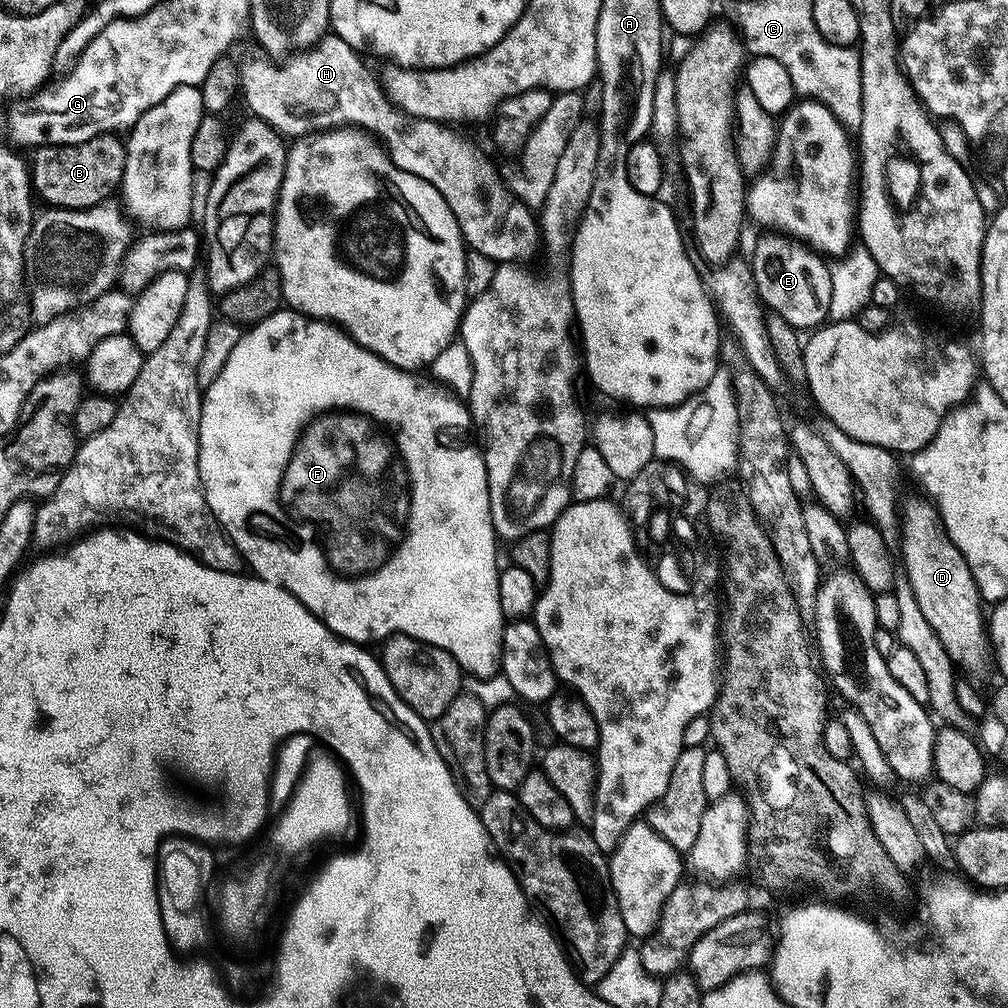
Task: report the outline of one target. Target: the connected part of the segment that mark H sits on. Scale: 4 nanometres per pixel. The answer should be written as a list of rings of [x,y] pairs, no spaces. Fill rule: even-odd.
[[[326,34],[311,48],[297,51],[279,62],[260,56],[239,65],[239,87],[252,111],[249,113],[265,120],[281,136],[309,135],[314,128],[312,119],[315,116],[336,116],[337,125],[358,128],[373,137],[396,128],[400,109],[384,93],[377,73],[375,76],[364,65],[365,57],[342,37]]]

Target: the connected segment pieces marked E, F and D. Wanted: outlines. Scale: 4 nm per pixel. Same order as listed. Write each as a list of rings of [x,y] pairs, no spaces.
[[[764,234],[764,237],[761,238],[760,241],[756,244],[756,249],[752,252],[752,258],[750,257],[750,265],[751,265],[751,274],[753,276],[753,282],[756,287],[756,295],[760,298],[761,301],[775,315],[781,316],[782,318],[786,318],[786,322],[790,322],[790,326],[797,330],[805,330],[804,328],[808,328],[807,330],[815,330],[821,325],[825,323],[829,319],[828,311],[830,310],[830,296],[832,290],[831,284],[831,270],[827,263],[824,264],[825,257],[821,255],[821,253],[811,249],[807,244],[787,235],[787,234]]]
[[[287,306],[281,307],[280,311],[270,314],[262,322],[251,325],[241,335],[238,346],[230,350],[230,358],[226,358],[226,366],[222,366],[222,374],[214,378],[214,382],[203,393],[200,406],[200,449],[198,450],[198,470],[200,471],[200,481],[204,487],[204,497],[212,511],[212,517],[217,525],[228,535],[231,544],[240,551],[240,559],[245,565],[249,564],[251,571],[267,584],[274,584],[278,588],[285,588],[286,591],[306,610],[313,612],[317,618],[325,624],[330,631],[343,640],[348,640],[352,644],[361,646],[372,646],[372,643],[385,641],[389,636],[395,634],[408,635],[412,639],[420,640],[422,643],[429,644],[432,647],[440,647],[448,651],[459,662],[463,671],[469,676],[476,676],[478,679],[490,679],[497,675],[502,668],[502,649],[504,646],[504,629],[506,621],[500,603],[498,602],[498,563],[496,564],[496,544],[498,537],[496,527],[492,524],[492,515],[490,514],[490,494],[488,493],[488,475],[484,465],[484,457],[481,449],[476,448],[447,448],[440,444],[440,432],[447,428],[464,428],[472,424],[472,414],[468,411],[467,403],[461,400],[461,397],[453,394],[449,389],[425,378],[421,382],[419,375],[405,372],[402,368],[396,368],[390,362],[386,362],[378,354],[363,348],[357,340],[353,340],[343,328],[327,321],[316,320],[313,316],[306,316],[302,312],[295,311]]]
[[[912,496],[909,500],[907,497],[902,504],[898,549],[904,559],[903,575],[914,590],[914,598],[918,598],[922,614],[926,614],[926,622],[930,622],[934,634],[938,634],[953,665],[961,673],[969,672],[974,679],[984,680],[994,672],[994,657],[980,587],[974,582],[966,558],[948,537],[940,521],[940,511],[930,499],[920,496]]]

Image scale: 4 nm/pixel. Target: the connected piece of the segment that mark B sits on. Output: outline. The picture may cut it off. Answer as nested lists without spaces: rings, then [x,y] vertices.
[[[105,134],[103,136],[95,136],[90,138],[86,142],[81,144],[58,144],[55,146],[45,146],[42,148],[35,149],[34,155],[36,156],[33,160],[30,160],[30,179],[32,181],[32,187],[34,189],[35,195],[40,196],[45,200],[45,205],[55,206],[59,208],[88,208],[94,206],[96,203],[101,203],[106,199],[109,199],[113,195],[112,191],[115,193],[120,187],[120,182],[124,178],[124,167],[126,166],[126,144],[119,135],[116,134]]]

